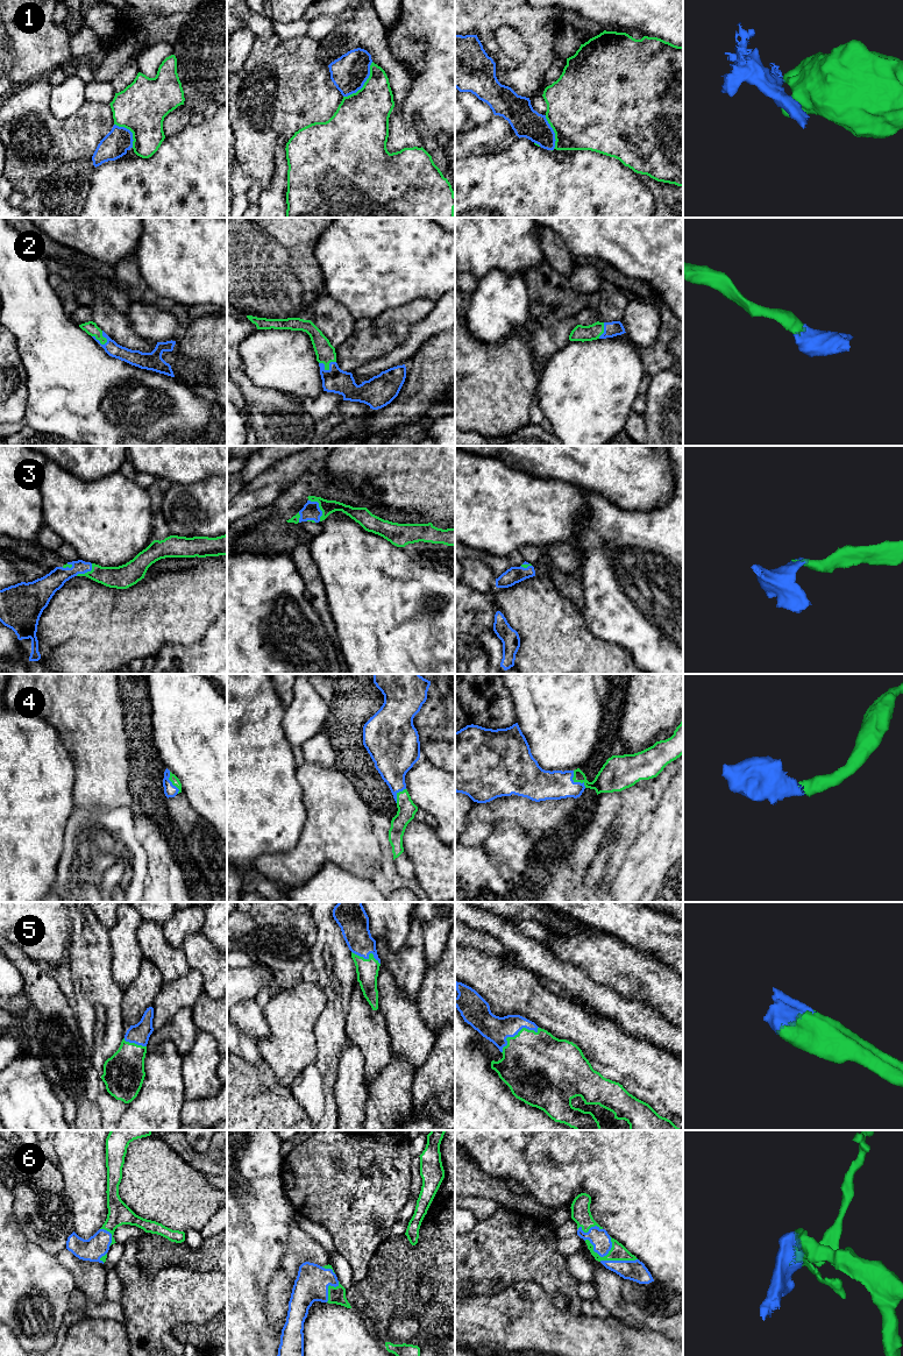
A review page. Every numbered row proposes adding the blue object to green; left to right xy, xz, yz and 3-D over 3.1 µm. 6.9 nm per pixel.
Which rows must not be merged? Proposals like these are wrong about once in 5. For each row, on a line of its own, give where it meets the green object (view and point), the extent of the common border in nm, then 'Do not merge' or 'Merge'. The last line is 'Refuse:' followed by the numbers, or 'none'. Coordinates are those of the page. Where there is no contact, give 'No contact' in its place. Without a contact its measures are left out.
1: Touches green at xz (364, 84). Shared border 320 nm. Do not merge
2: Touches green at xy (100, 342). Shared border 120 nm. Merge
3: Touches green at xz (319, 506). Shared border 170 nm. Merge
4: Touches green at yz (575, 781). Shared border 150 nm. Merge
5: Touches green at yz (516, 1035). Shared border 320 nm. Merge
6: Touches green at yz (596, 1252). Shared border 200 nm. Merge
Refuse: 1

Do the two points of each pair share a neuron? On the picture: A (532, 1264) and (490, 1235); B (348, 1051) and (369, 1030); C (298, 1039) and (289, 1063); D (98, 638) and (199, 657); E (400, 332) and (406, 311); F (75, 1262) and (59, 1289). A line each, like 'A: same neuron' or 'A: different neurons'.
A: same neuron
B: different neurons
C: same neuron
D: different neurons
E: different neurons
F: different neurons

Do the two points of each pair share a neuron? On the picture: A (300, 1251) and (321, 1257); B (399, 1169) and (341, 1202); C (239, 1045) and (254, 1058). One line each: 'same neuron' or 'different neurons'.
A: same neuron
B: same neuron
C: same neuron

